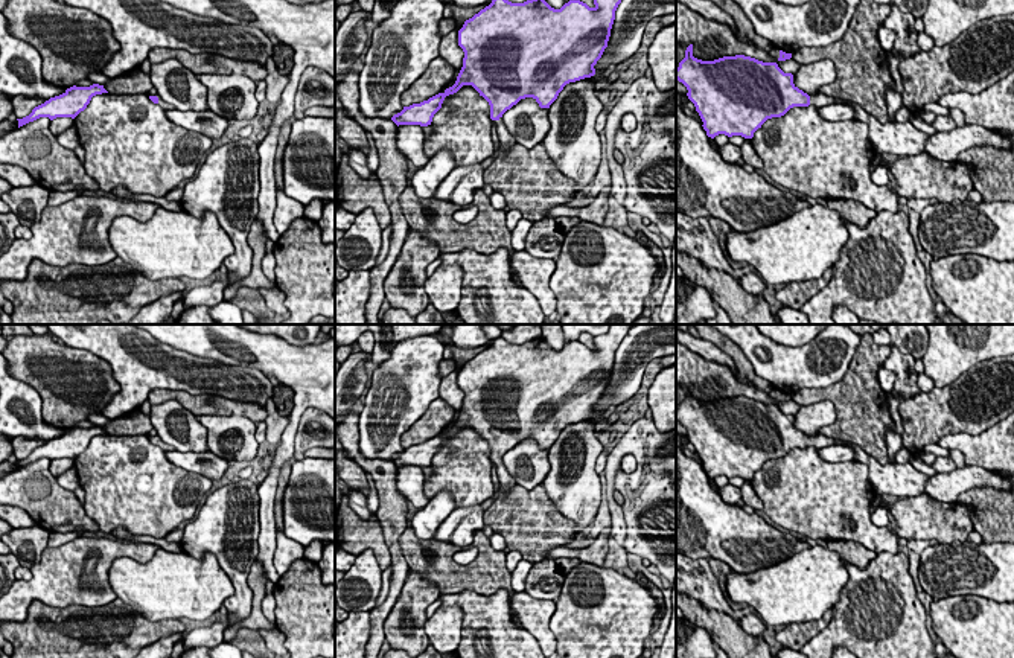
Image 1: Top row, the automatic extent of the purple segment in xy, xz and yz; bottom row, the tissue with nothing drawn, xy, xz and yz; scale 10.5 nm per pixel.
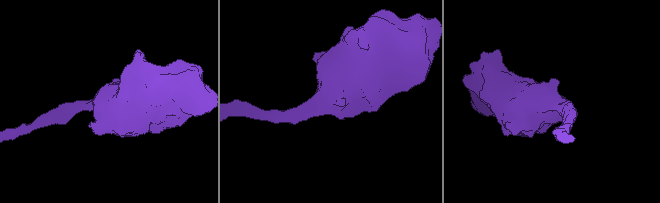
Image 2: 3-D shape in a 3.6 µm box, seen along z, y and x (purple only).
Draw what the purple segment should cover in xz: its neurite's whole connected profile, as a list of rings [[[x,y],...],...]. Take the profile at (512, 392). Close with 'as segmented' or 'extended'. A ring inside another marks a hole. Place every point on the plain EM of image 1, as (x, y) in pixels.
[[[611,324],[606,334],[592,337],[594,349],[569,341],[554,350],[542,337],[524,344],[495,338],[458,372],[464,399],[455,425],[428,442],[403,448],[391,462],[397,468],[428,468],[446,437],[472,426],[489,443],[499,487],[507,494],[518,484],[502,455],[525,439],[550,449],[566,425],[594,417],[615,352],[632,326]]] | extended

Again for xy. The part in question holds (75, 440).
[[[93,425],[90,428],[70,428],[62,436],[50,439],[44,445],[35,448],[32,454],[18,462],[18,469],[33,463],[40,458],[49,458],[50,462],[56,458],[72,458],[75,460],[81,452],[87,449],[91,439],[96,436],[108,434],[104,426]]] | as segmented

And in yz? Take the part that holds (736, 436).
[[[690,385],[676,410],[676,420],[687,428],[687,437],[711,480],[719,475],[752,480],[767,460],[781,458],[793,448],[821,449],[830,445],[854,449],[854,460],[868,466],[869,481],[878,495],[917,497],[924,494],[929,480],[910,463],[880,465],[851,442],[824,434],[808,437],[793,425],[793,416],[784,414],[776,404],[745,396],[702,402],[693,398]]] | extended

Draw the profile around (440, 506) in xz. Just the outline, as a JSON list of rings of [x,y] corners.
[[[440,490],[429,503],[419,509],[410,521],[419,539],[434,539],[438,525],[455,510],[455,500],[449,490]]]

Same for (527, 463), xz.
[[[525,439],[502,455],[502,463],[518,486],[534,489],[550,472],[548,451],[536,440]]]

